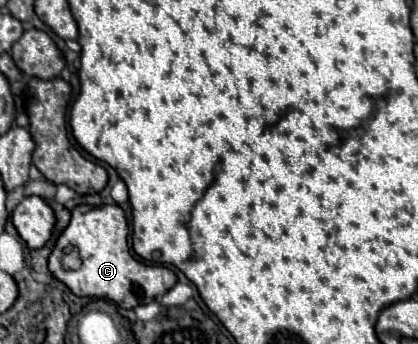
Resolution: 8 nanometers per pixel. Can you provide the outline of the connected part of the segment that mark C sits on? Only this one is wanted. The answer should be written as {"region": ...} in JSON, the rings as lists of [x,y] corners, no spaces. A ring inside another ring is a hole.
{"region":[[[78,205],[72,209],[68,227],[62,231],[48,259],[48,269],[78,297],[102,297],[118,303],[122,309],[134,309],[136,305],[160,301],[162,295],[174,287],[174,271],[162,265],[146,265],[132,257],[128,247],[128,223],[124,211],[114,205],[88,207]],[[66,247],[76,247],[82,257],[82,267],[76,271],[64,271],[60,257]]]}

